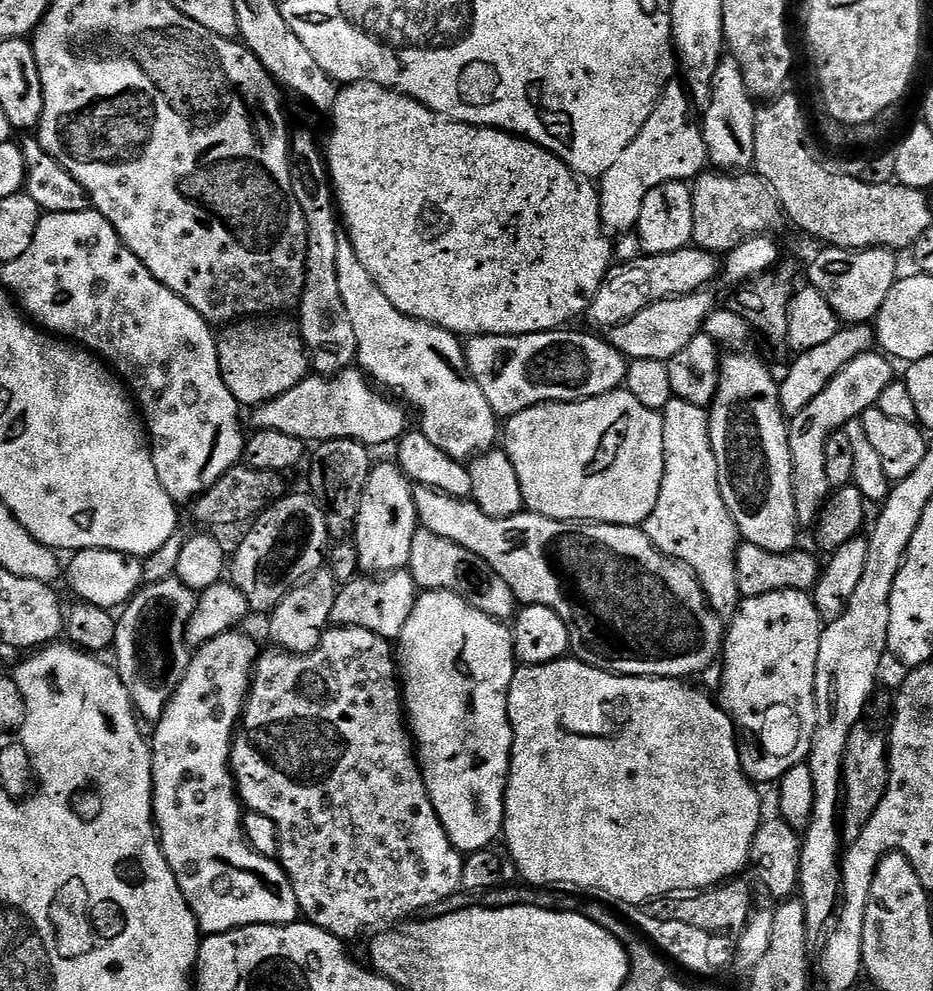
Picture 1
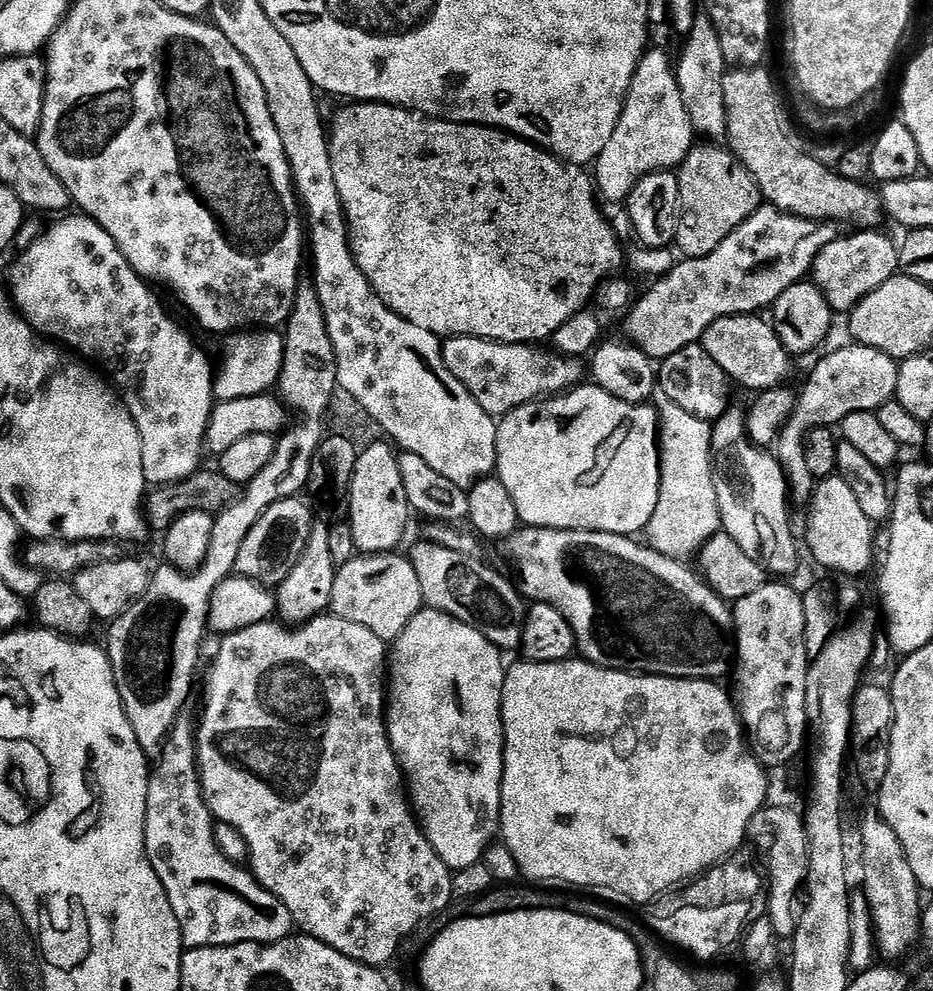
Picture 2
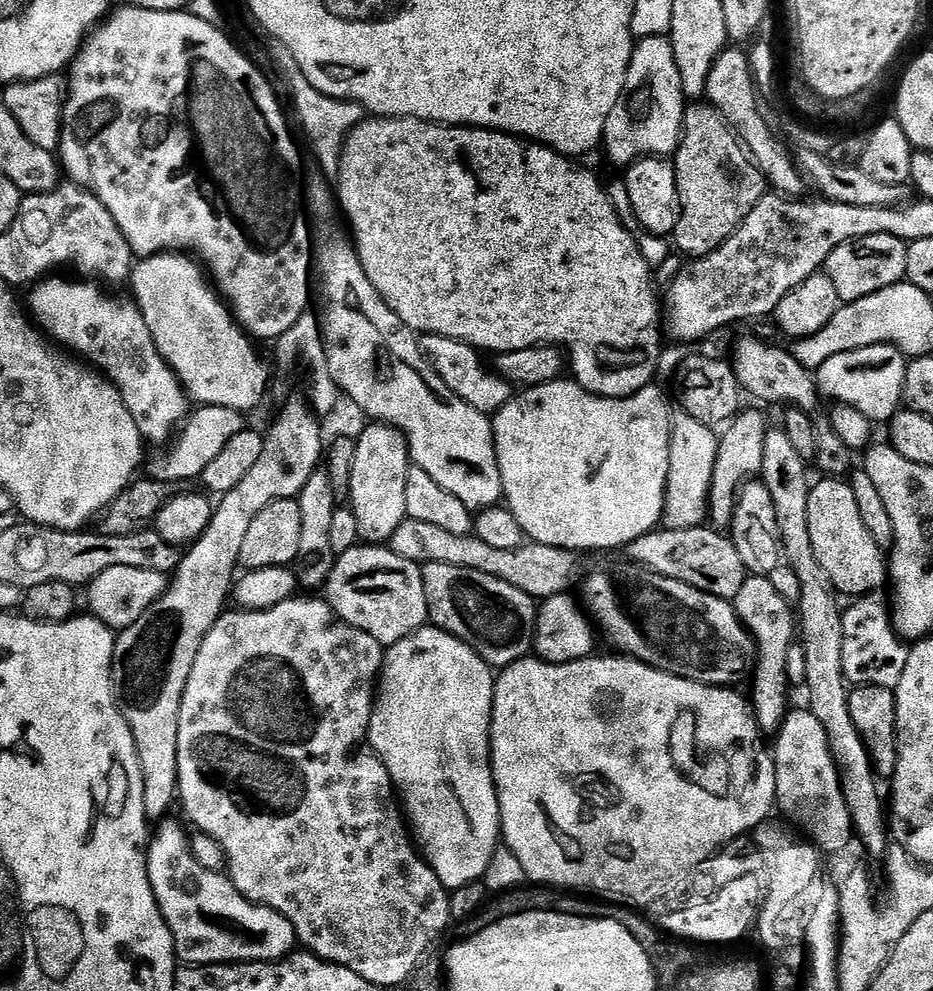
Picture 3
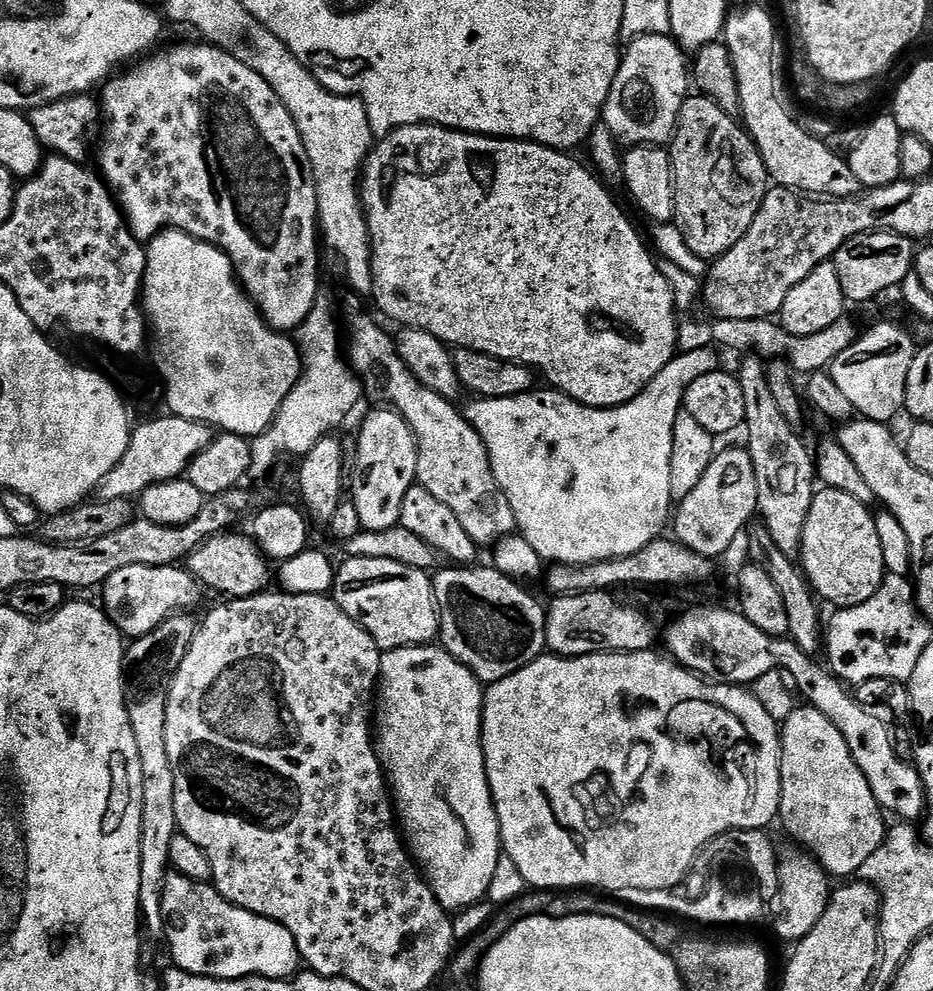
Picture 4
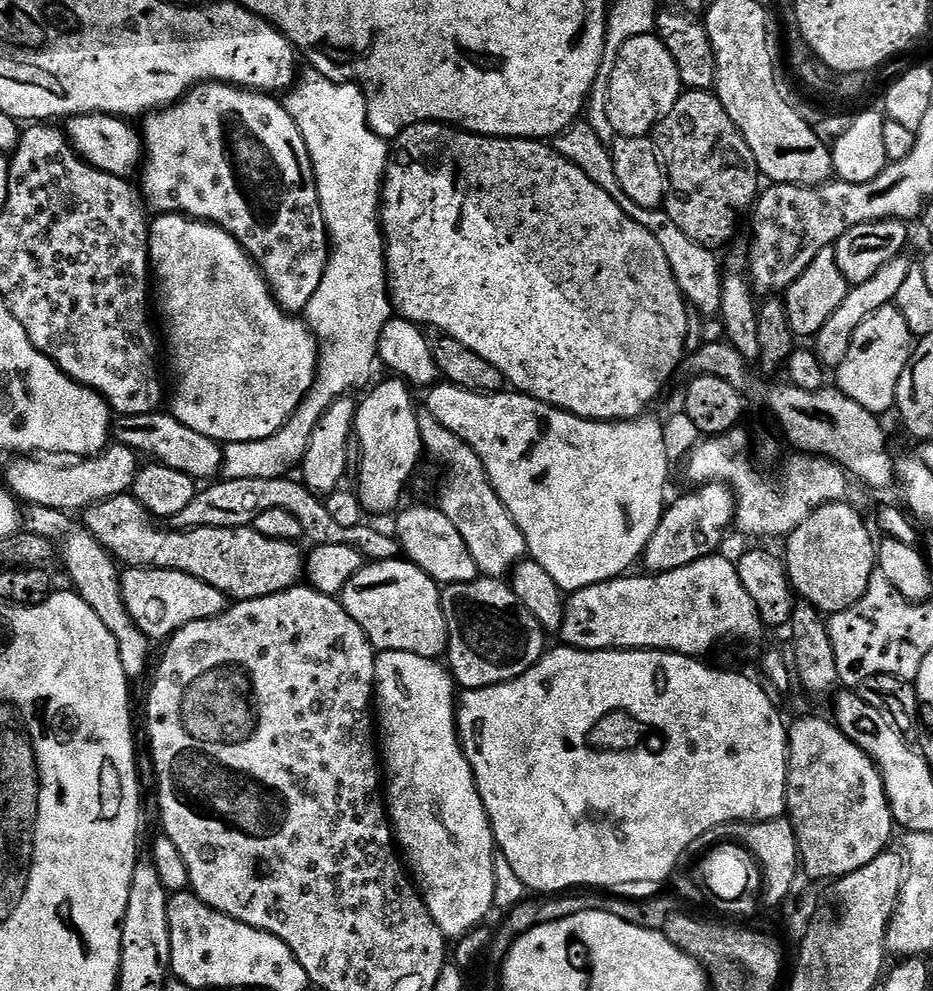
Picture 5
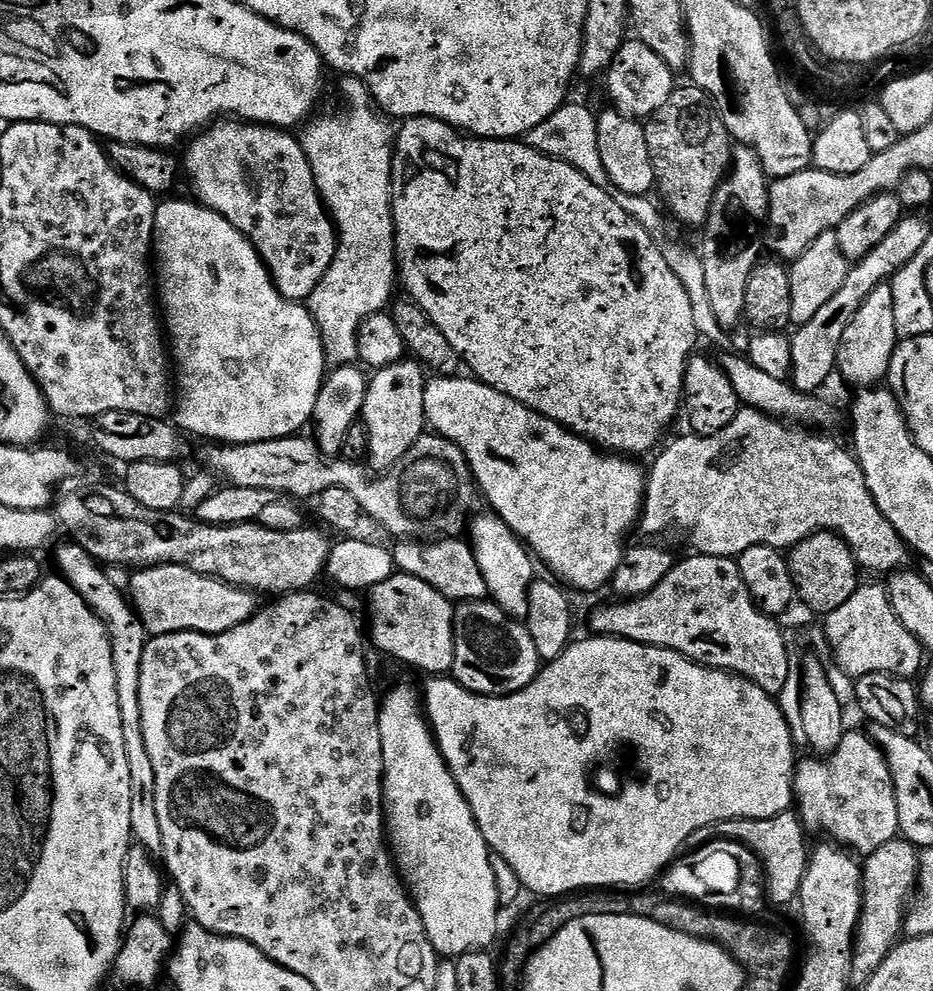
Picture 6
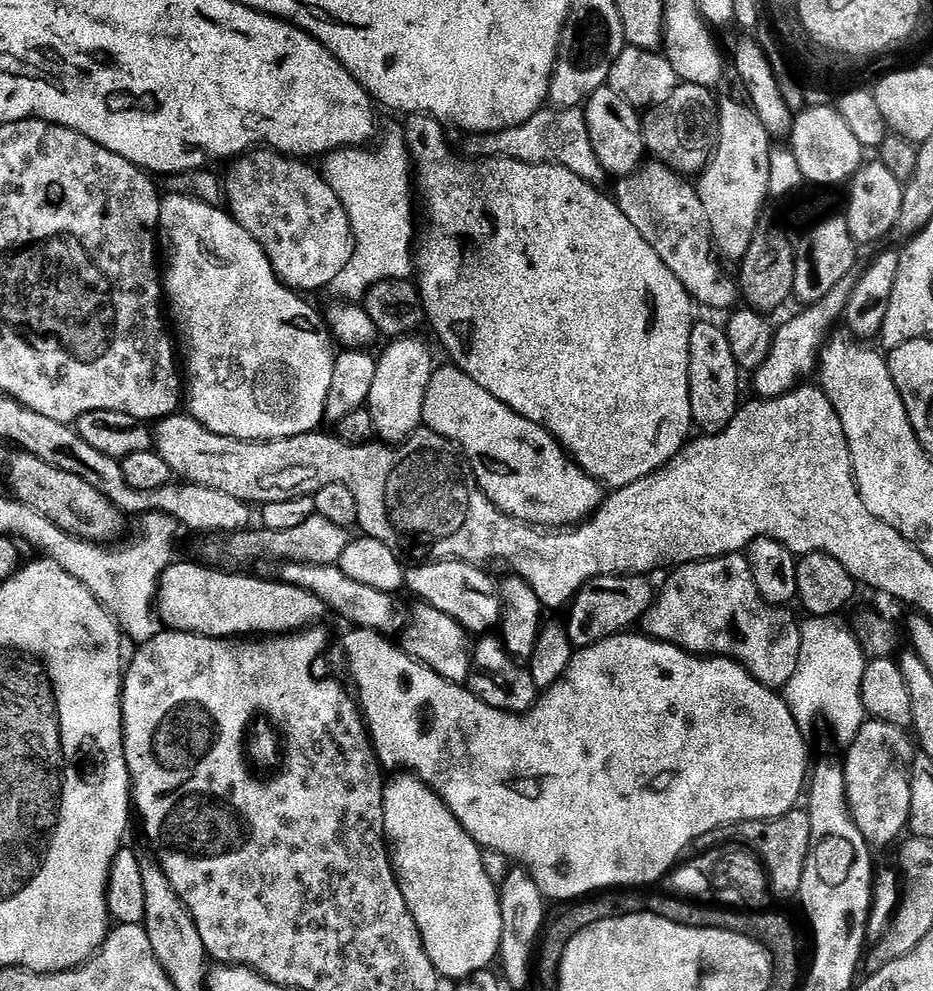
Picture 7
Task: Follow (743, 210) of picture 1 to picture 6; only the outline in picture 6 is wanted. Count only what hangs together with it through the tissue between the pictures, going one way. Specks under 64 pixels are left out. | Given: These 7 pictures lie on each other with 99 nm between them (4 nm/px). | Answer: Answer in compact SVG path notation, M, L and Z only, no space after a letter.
M677 87L670 94L666 106L662 106L662 110L658 110L653 116L647 117L644 133L646 134L646 146L650 146L650 158L654 162L658 192L664 195L669 210L682 223L699 229L707 225L714 196L720 189L720 183L731 169L734 141L732 135L726 130L724 119L720 117L720 109L716 107L712 97L703 88L687 87Z

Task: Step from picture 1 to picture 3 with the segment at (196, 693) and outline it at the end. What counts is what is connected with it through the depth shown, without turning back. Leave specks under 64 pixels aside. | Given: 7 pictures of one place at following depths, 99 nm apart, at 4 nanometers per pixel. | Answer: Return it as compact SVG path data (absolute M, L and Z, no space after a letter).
M165 818L159 821L157 830L155 829L154 835L151 837L150 843L146 849L148 853L148 877L150 878L150 886L156 895L158 906L162 910L162 914L166 918L166 922L172 931L172 937L176 943L176 955L185 965L190 964L238 964L247 962L249 960L282 960L285 956L289 955L297 947L298 941L296 939L296 931L294 926L290 926L290 922L282 914L278 914L274 910L270 910L264 904L257 904L254 900L248 900L244 895L238 891L234 886L234 882L223 871L216 871L214 869L207 869L198 862L198 858L192 853L192 842L189 833L184 833L185 825L178 821L172 820L173 818Z

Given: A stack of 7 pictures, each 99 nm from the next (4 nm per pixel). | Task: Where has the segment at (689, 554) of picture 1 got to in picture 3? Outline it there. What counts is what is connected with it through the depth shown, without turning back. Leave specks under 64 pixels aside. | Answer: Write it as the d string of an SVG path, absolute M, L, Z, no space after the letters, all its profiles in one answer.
M682 410L673 415L670 434L670 470L664 491L663 527L698 528L705 523L714 462L718 458L719 449L720 436L713 425L698 422L698 418Z

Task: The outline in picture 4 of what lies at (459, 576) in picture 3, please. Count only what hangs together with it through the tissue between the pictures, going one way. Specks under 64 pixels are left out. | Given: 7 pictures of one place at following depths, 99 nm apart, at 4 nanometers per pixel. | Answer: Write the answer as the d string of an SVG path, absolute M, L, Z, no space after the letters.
M444 566L432 576L432 593L436 599L436 612L440 616L439 643L462 666L466 666L487 686L522 670L546 652L545 605L539 604L524 589L523 583L504 576L495 566Z

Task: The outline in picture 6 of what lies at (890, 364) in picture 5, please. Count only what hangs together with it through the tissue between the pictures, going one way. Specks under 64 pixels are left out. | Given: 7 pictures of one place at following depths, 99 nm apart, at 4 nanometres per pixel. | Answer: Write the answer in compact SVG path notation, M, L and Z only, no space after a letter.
M887 282L873 290L850 322L850 326L846 327L837 354L836 367L839 375L844 375L852 384L860 384L856 386L861 389L879 385L887 377L897 343L894 294L891 283Z

